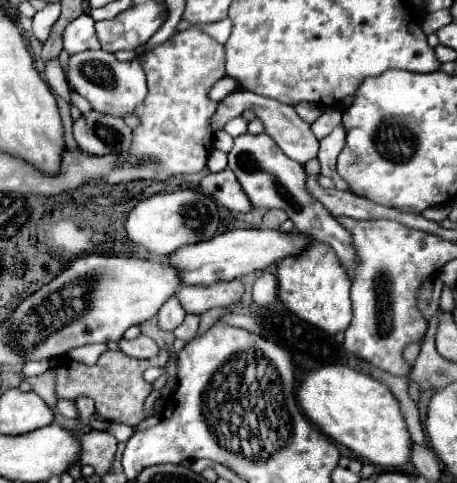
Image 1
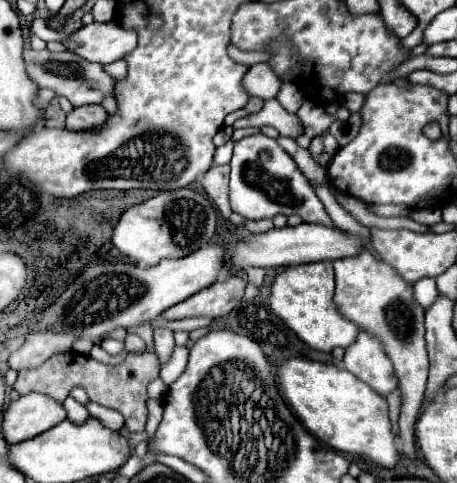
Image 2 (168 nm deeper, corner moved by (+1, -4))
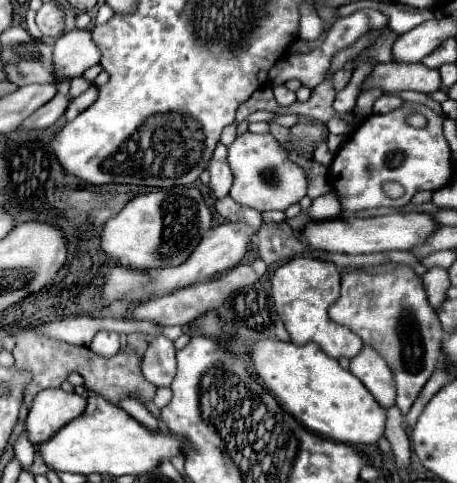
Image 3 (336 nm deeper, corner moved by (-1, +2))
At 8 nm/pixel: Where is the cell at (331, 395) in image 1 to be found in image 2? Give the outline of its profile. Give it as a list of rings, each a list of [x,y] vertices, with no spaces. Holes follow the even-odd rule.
[[[288,359],[280,365],[280,387],[302,425],[322,443],[336,451],[370,459],[380,467],[396,465],[398,449],[388,419],[388,403],[366,383],[354,379],[350,371],[310,359]]]

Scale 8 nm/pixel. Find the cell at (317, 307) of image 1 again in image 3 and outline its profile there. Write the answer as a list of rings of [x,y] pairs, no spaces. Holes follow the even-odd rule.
[[[294,257],[286,265],[274,271],[270,283],[272,283],[274,309],[278,317],[284,321],[292,343],[304,345],[312,341],[320,345],[320,349],[334,359],[340,357],[352,359],[362,351],[364,343],[350,329],[330,321],[328,317],[328,307],[340,297],[340,273],[334,263],[316,257]]]

